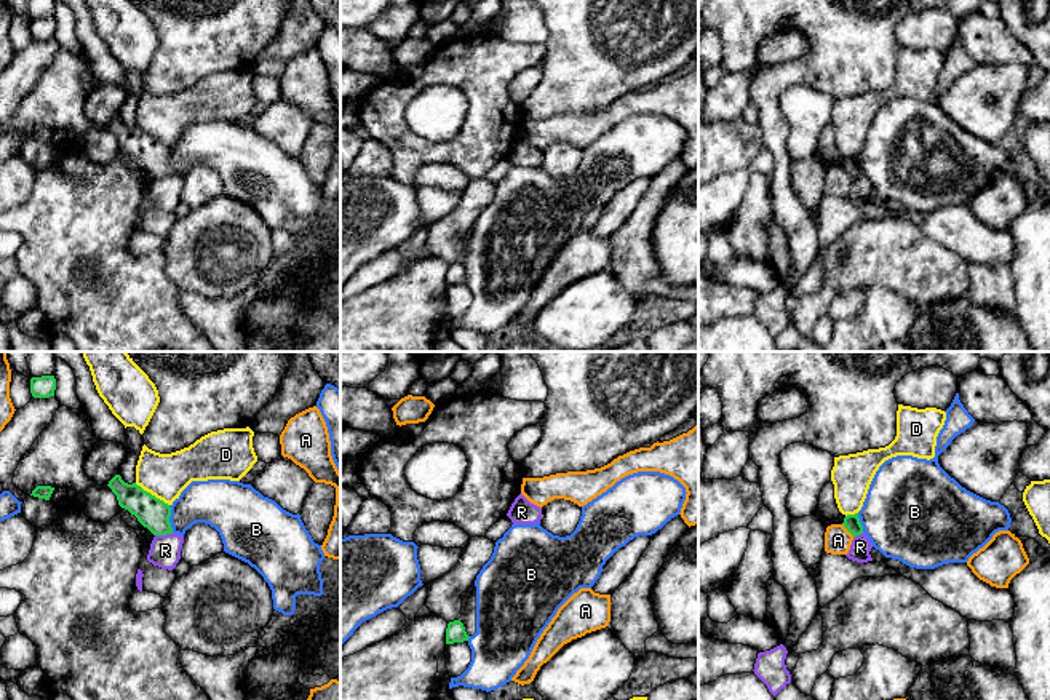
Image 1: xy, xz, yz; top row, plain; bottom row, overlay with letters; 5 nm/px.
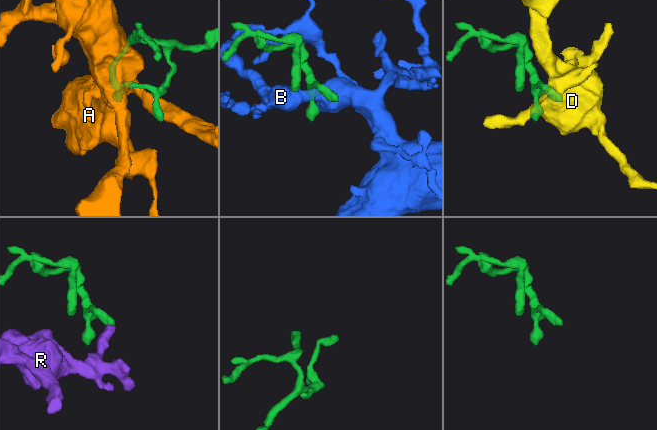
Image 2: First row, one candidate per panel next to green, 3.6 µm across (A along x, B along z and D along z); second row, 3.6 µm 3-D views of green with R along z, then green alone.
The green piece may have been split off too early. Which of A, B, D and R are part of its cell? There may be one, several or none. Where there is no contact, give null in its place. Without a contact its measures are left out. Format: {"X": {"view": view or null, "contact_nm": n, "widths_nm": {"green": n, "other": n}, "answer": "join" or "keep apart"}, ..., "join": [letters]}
{"A": {"view": "yz", "contact_nm": 90, "widths_nm": {"green": 80, "other": 140}, "answer": "keep apart"}, "B": {"view": "xy", "contact_nm": 140, "widths_nm": {"green": 160, "other": 240}, "answer": "keep apart"}, "D": {"view": "xy", "contact_nm": 200, "widths_nm": {"green": 160, "other": 220}, "answer": "keep apart"}, "R": {"view": "xy", "contact_nm": 100, "widths_nm": {"green": 160, "other": 160}, "answer": "keep apart"}, "join": []}

